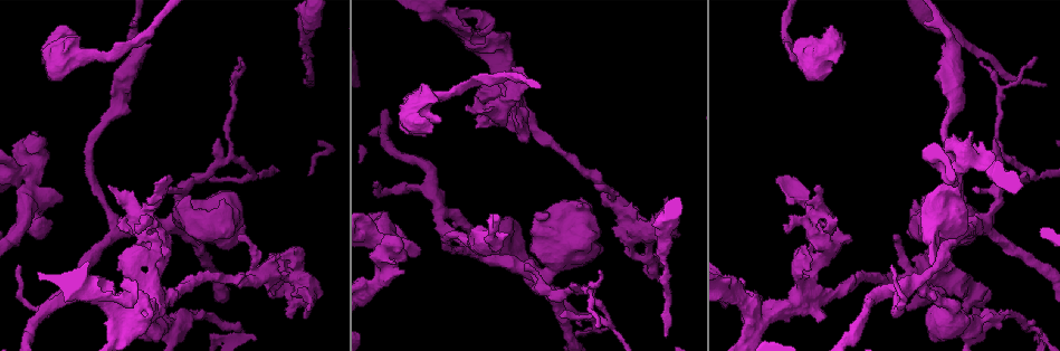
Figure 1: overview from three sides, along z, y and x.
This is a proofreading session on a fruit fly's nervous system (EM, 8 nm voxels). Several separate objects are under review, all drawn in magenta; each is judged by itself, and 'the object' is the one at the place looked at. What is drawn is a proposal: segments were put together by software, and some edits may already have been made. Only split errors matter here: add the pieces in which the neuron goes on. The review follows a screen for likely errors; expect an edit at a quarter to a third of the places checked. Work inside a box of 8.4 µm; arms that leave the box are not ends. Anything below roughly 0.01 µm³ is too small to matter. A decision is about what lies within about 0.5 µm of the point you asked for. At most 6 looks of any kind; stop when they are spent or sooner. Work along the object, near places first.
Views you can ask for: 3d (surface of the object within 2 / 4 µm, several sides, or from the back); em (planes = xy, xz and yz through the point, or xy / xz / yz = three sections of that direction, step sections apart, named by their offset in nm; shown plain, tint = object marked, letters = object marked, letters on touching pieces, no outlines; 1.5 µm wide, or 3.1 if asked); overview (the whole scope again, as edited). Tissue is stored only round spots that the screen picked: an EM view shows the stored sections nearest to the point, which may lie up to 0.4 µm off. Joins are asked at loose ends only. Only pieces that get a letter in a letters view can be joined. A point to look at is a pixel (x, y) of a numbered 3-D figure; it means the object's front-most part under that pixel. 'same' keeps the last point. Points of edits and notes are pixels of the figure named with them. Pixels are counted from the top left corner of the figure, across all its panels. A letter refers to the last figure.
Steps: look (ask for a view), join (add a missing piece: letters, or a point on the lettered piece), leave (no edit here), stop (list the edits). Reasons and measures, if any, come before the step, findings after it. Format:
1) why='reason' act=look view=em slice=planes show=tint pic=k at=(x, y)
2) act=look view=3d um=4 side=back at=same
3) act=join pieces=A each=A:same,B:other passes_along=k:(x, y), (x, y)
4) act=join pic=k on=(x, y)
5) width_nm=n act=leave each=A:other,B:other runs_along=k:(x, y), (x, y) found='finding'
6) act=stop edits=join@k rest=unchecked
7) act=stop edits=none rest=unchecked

why='tapers out' act=look view=em slice=yz step=4 show=tint pic=1 at=(1046, 85)

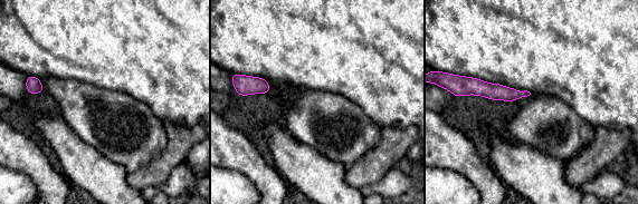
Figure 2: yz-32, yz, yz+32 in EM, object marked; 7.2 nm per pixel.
why='cut it another way' act=look view=em slice=planes show=letters at=same

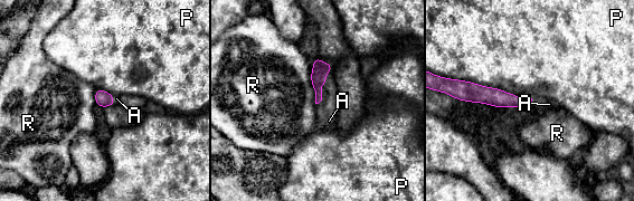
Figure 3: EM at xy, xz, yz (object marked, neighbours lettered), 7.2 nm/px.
act=join pieces=A each=A:same,P:other,R:other passes_along=3:(320, 69), (324, 78), (331, 104) found='the neuron continues'

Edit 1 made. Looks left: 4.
act=look view=overview

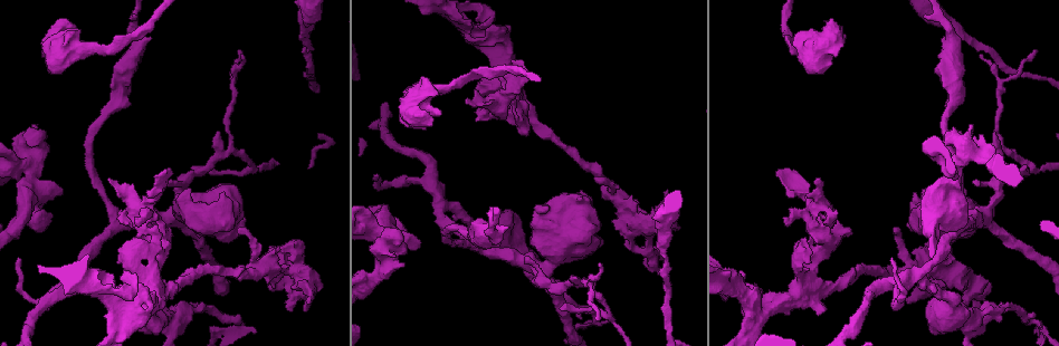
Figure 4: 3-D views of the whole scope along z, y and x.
why='branch stops here' act=look view=3d um=2 pic=4 at=(598, 318)

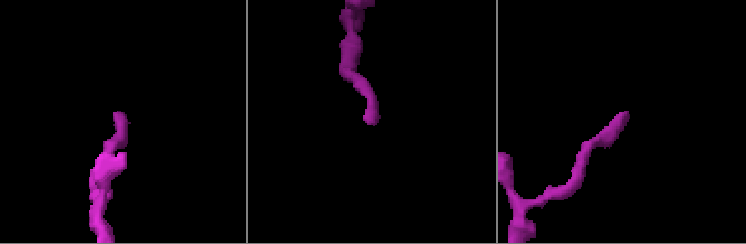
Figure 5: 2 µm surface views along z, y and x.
act=look view=em slice=yz step=8 show=letters pic=5 at=(371, 120)

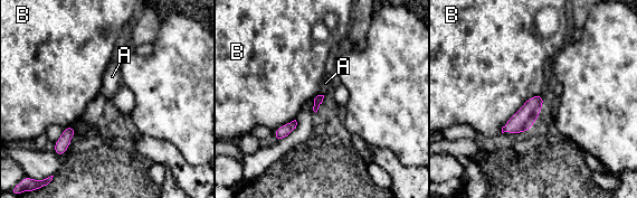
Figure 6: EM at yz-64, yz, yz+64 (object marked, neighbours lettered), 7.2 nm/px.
act=leave each=A:other,B:other found='no lettered piece goes on from it'

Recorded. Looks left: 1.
act=stop edits=join@3 rest=unchecked

